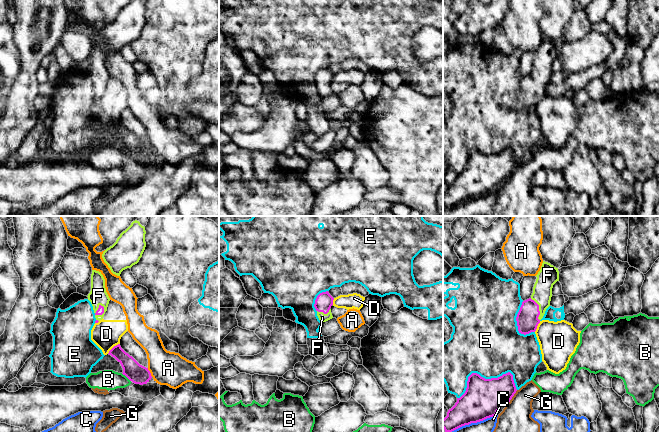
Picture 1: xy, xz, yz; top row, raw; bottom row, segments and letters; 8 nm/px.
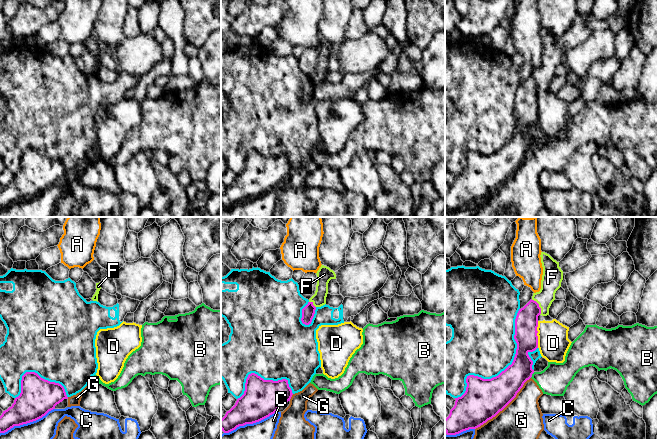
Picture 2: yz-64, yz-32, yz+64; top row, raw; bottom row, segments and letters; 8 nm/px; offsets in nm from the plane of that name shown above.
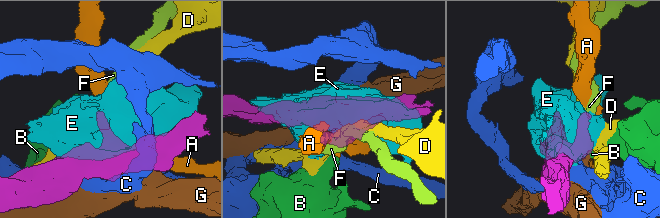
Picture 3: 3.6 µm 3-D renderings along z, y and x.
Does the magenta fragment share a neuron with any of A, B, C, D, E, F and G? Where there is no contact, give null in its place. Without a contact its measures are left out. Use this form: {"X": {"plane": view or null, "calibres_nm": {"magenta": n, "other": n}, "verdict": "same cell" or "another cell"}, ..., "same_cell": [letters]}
{"A": {"plane": "xy", "calibres_nm": {"magenta": 160, "other": 280}, "verdict": "another cell"}, "B": {"plane": "xy", "calibres_nm": {"magenta": 160, "other": 160}, "verdict": "another cell"}, "C": {"plane": "yz", "calibres_nm": {"magenta": 300, "other": 110}, "verdict": "another cell"}, "D": {"plane": "xy", "calibres_nm": {"magenta": 150, "other": 240}, "verdict": "another cell"}, "E": {"plane": "yz", "calibres_nm": {"magenta": 300, "other": 460}, "verdict": "another cell"}, "F": {"plane": "xy", "calibres_nm": {"magenta": 60, "other": 140}, "verdict": "same cell"}, "G": {"plane": "yz", "calibres_nm": {"magenta": 300, "other": 240}, "verdict": "another cell"}, "same_cell": ["F"]}

